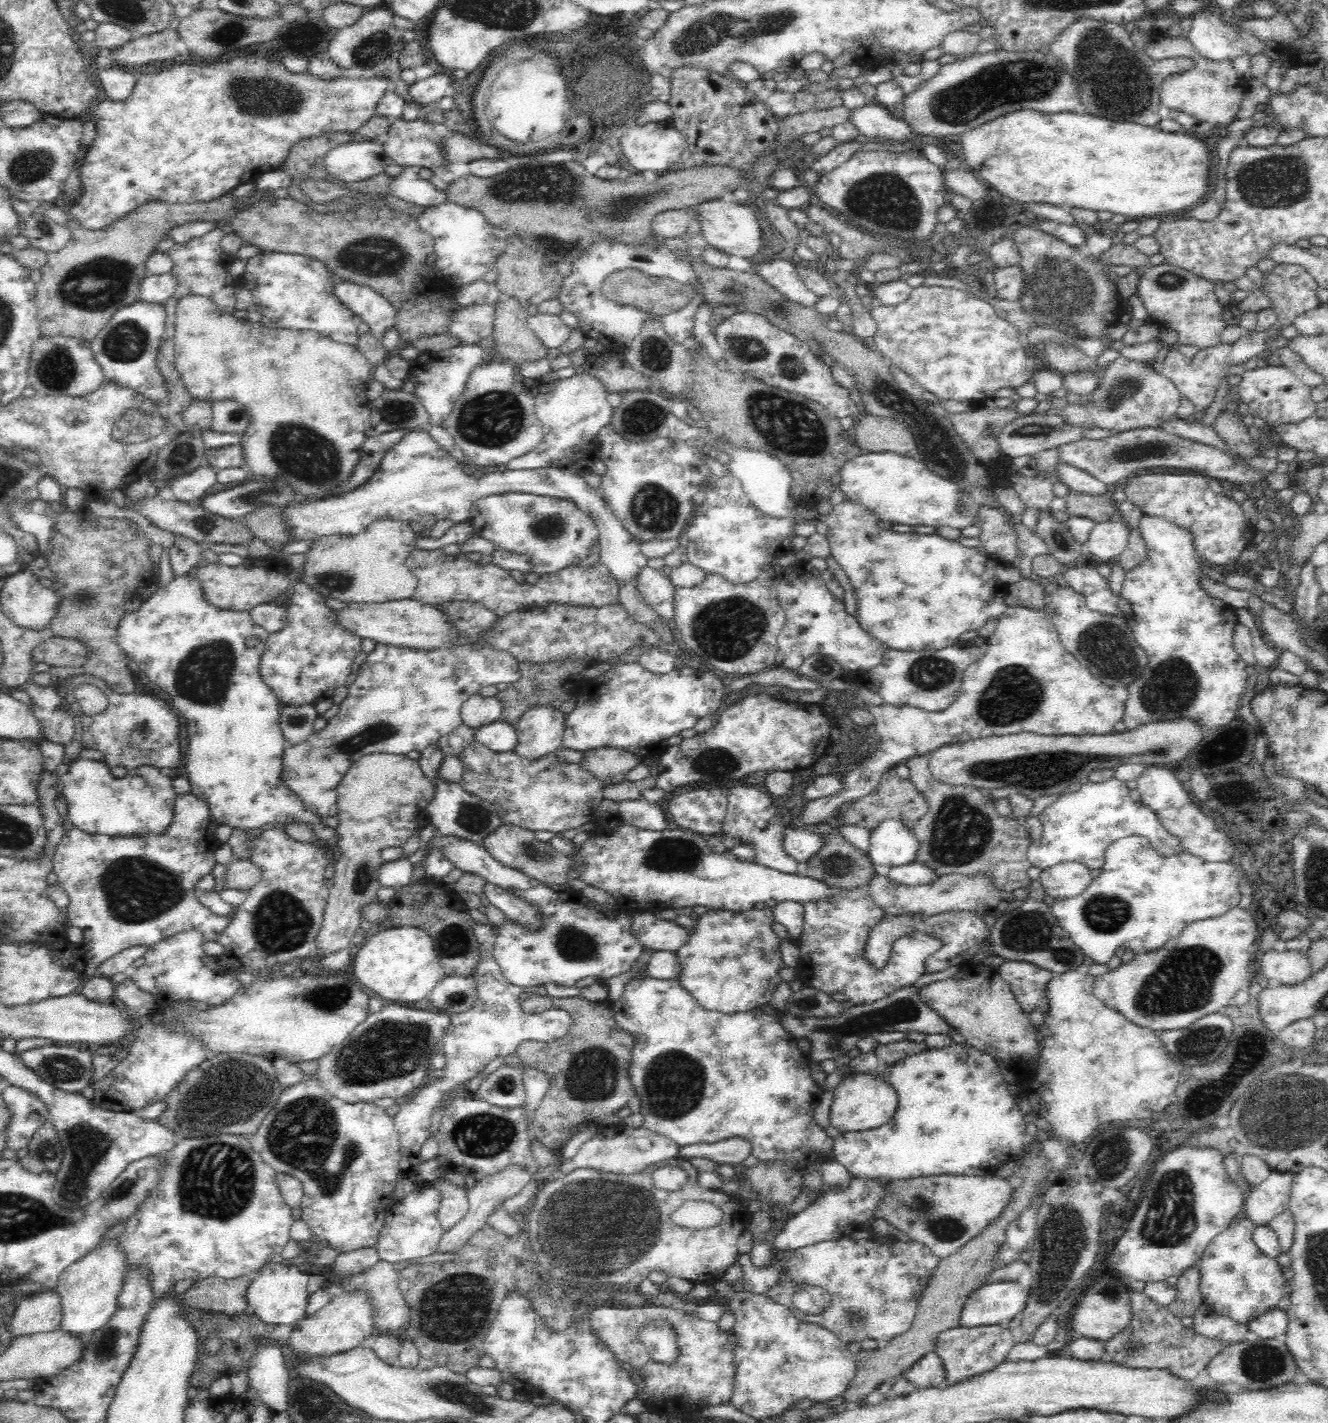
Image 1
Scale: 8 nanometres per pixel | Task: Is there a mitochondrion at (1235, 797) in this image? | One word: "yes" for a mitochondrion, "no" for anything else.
no

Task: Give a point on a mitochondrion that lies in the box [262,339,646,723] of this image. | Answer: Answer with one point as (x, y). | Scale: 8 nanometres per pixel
(297, 451)

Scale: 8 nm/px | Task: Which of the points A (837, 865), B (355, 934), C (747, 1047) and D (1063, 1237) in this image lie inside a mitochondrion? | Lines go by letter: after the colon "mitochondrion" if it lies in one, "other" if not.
A: mitochondrion
B: other
C: other
D: mitochondrion

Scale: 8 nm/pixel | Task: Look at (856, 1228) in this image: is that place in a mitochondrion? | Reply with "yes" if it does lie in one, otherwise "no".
no

